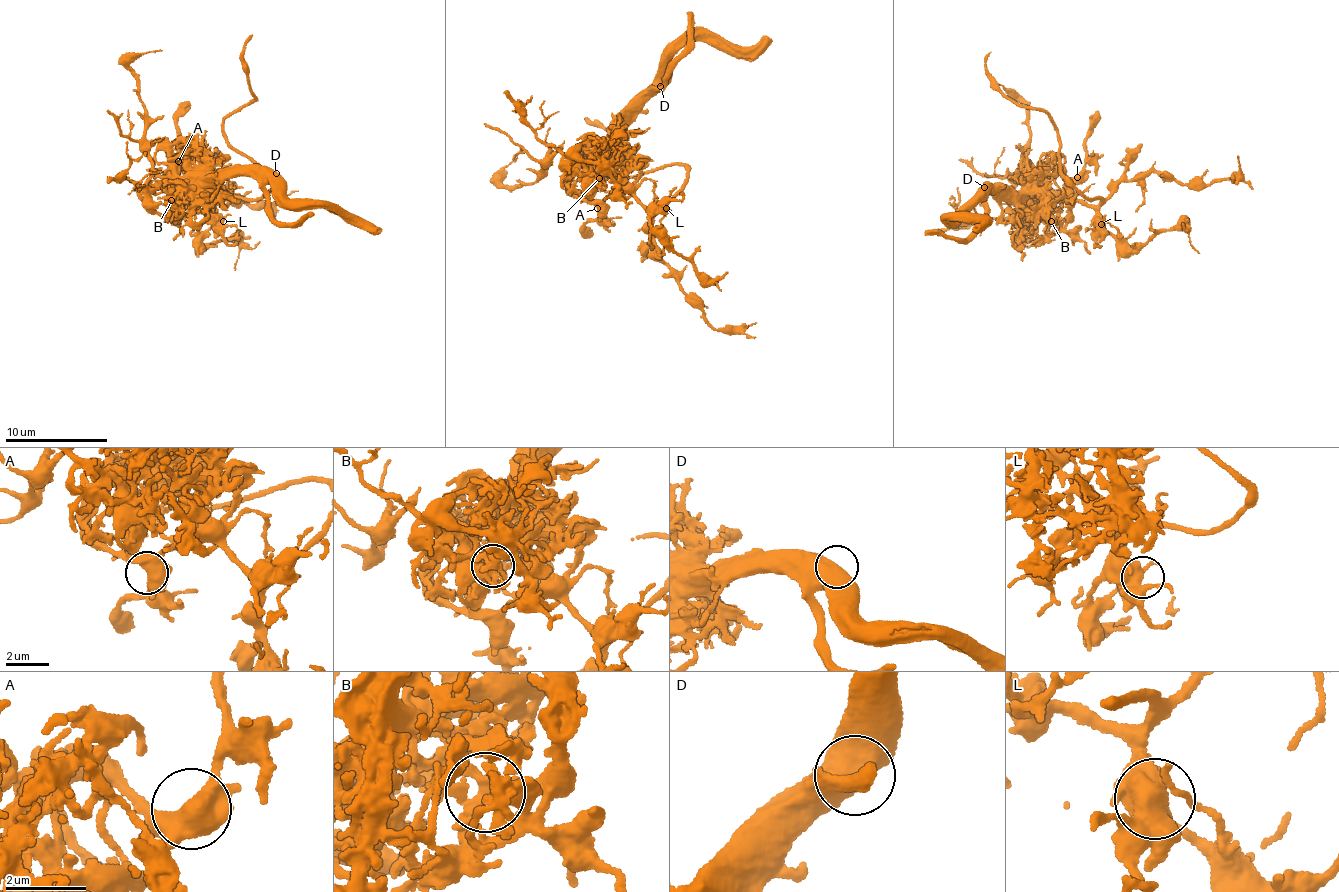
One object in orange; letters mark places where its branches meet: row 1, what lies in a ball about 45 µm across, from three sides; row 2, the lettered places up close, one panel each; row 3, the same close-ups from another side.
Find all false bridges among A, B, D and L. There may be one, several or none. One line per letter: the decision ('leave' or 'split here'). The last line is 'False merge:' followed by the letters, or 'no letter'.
A: leave
B: split here
D: leave
L: leave
False merge: B

